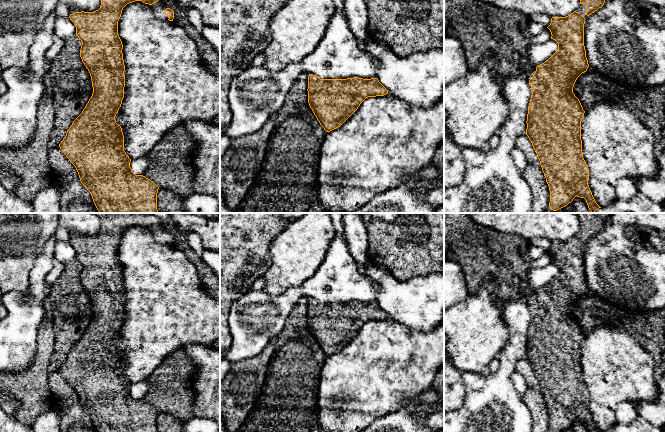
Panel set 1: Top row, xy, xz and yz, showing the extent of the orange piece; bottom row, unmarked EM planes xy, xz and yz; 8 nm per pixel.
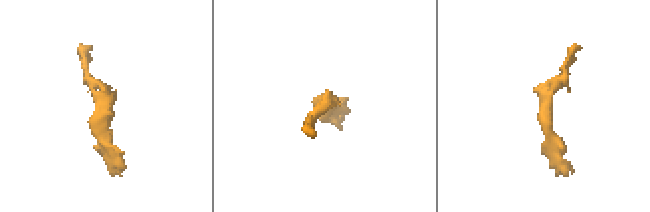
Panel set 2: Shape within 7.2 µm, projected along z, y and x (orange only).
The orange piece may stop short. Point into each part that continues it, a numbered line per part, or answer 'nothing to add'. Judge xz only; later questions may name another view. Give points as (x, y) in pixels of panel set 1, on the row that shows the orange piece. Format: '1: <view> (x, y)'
nothing to add

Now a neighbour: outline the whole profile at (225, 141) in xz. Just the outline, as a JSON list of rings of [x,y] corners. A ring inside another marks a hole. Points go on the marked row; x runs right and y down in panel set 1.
[[[222,135],[220,137],[220,158],[223,156],[223,154],[229,148],[232,139],[233,139],[232,137],[229,137],[226,135]]]

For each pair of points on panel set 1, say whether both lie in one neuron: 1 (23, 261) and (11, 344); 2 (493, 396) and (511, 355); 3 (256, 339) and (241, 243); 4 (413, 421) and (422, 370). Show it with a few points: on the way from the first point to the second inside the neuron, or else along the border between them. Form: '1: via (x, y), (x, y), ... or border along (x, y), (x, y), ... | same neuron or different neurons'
1: border along (29, 271), (29, 287), (25, 291), (10, 292) | different neurons
2: via (498, 386), (507, 365) | same neuron
3: border along (249, 290), (231, 305) | different neurons
4: border along (431, 383), (414, 392), (400, 406) | different neurons

